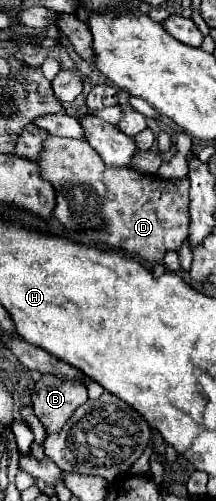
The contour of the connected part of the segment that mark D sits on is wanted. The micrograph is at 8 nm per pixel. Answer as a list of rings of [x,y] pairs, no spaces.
[[[52,135],[44,141],[44,151],[40,151],[36,163],[40,167],[40,175],[46,181],[50,181],[52,187],[54,187],[54,191],[56,191],[54,217],[58,217],[60,223],[66,229],[72,229],[78,235],[78,239],[82,243],[86,243],[86,245],[92,245],[94,243],[94,245],[98,245],[102,249],[122,249],[122,251],[126,251],[130,255],[136,255],[136,257],[144,259],[146,263],[162,263],[164,253],[170,251],[170,249],[178,251],[180,245],[184,243],[184,239],[188,237],[188,179],[186,177],[184,179],[178,179],[178,181],[166,181],[166,179],[160,179],[160,177],[154,177],[154,175],[140,175],[132,167],[106,167],[104,161],[100,159],[98,151],[92,149],[86,139],[64,139],[64,137],[52,137]]]

